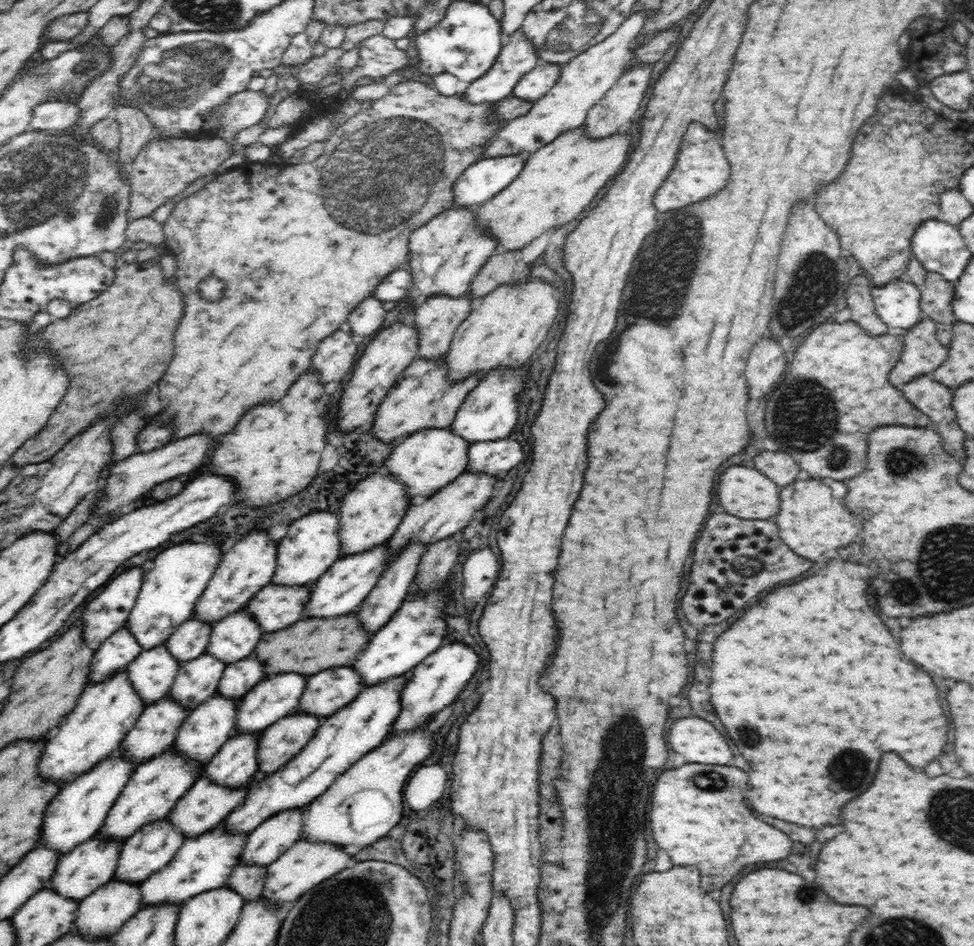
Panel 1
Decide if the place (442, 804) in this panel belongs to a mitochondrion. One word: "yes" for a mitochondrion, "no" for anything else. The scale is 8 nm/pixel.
no

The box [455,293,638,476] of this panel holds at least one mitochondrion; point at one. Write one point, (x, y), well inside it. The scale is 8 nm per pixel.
(604, 371)

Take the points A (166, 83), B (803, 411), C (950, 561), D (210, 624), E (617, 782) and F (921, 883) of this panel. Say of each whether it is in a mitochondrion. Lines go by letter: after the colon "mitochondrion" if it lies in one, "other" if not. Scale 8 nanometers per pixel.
A: mitochondrion
B: mitochondrion
C: mitochondrion
D: other
E: mitochondrion
F: other

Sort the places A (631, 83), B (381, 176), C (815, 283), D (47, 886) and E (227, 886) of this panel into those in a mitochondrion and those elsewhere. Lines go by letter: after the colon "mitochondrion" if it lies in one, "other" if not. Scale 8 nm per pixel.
A: other
B: mitochondrion
C: mitochondrion
D: other
E: other

